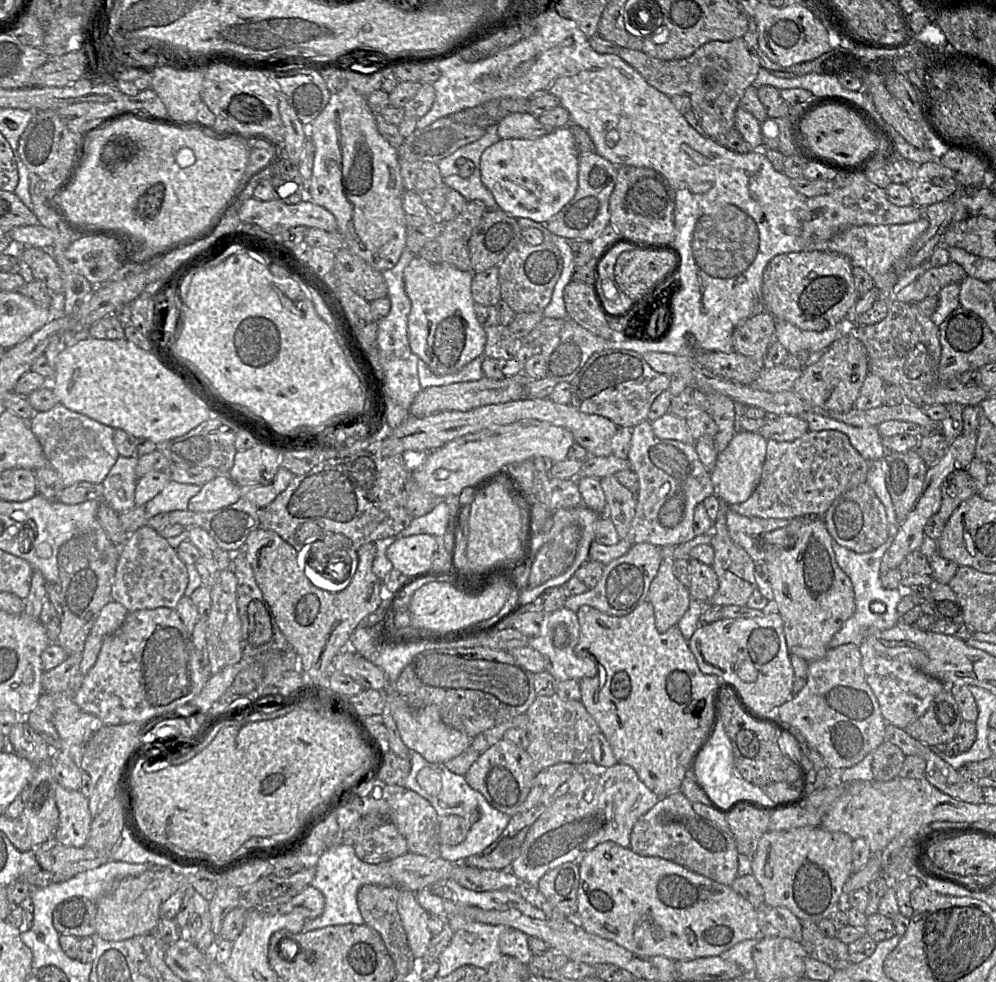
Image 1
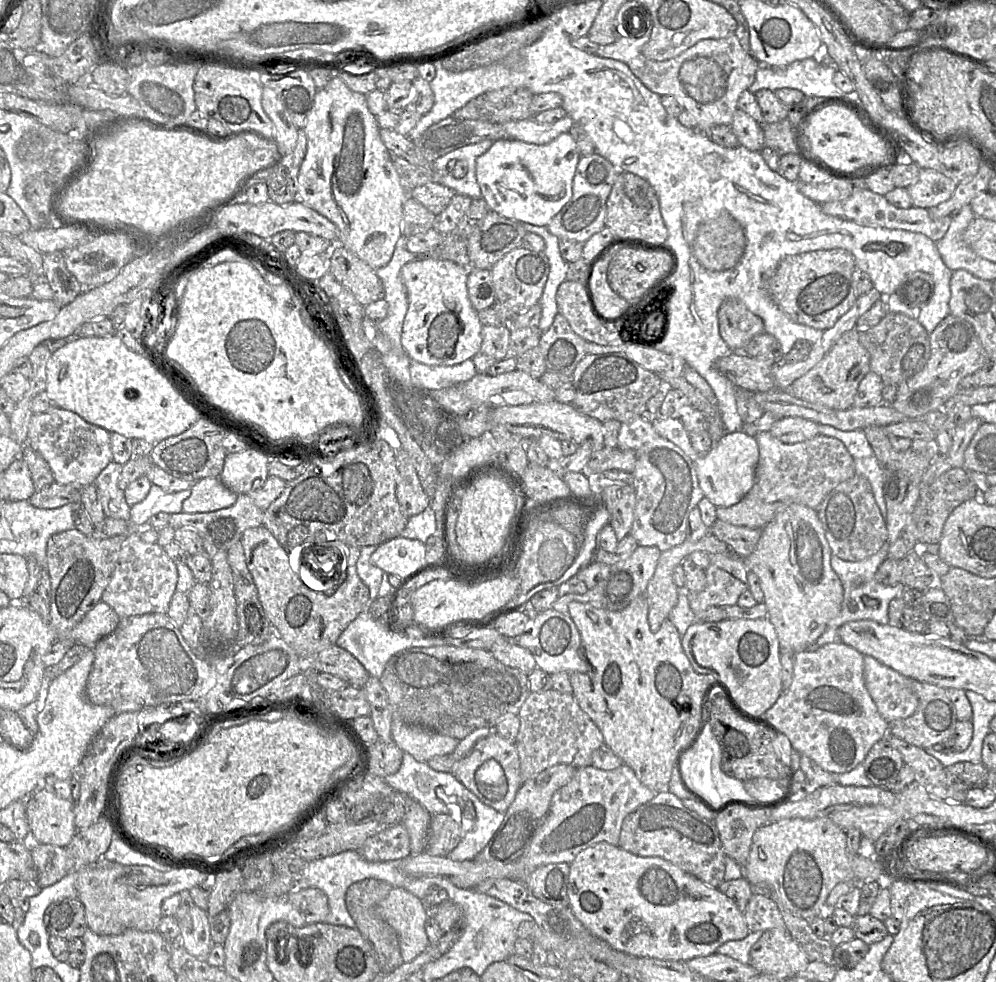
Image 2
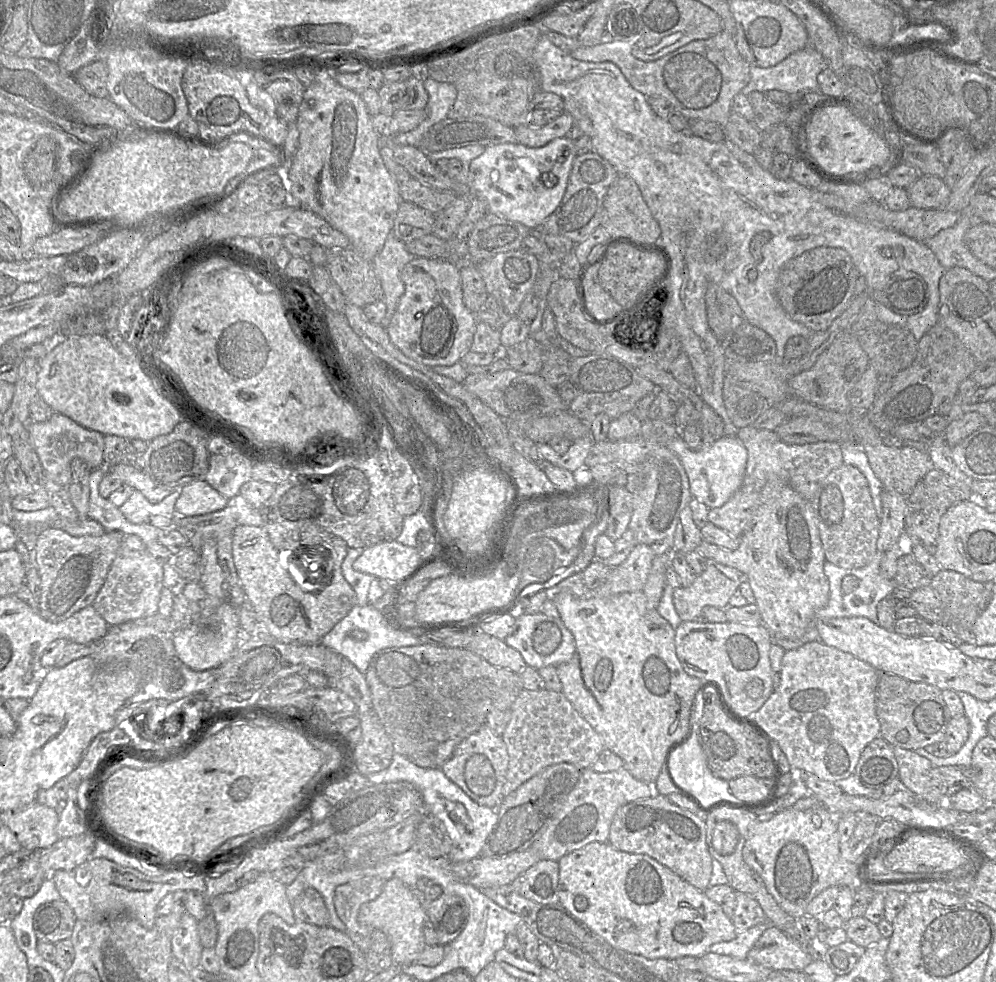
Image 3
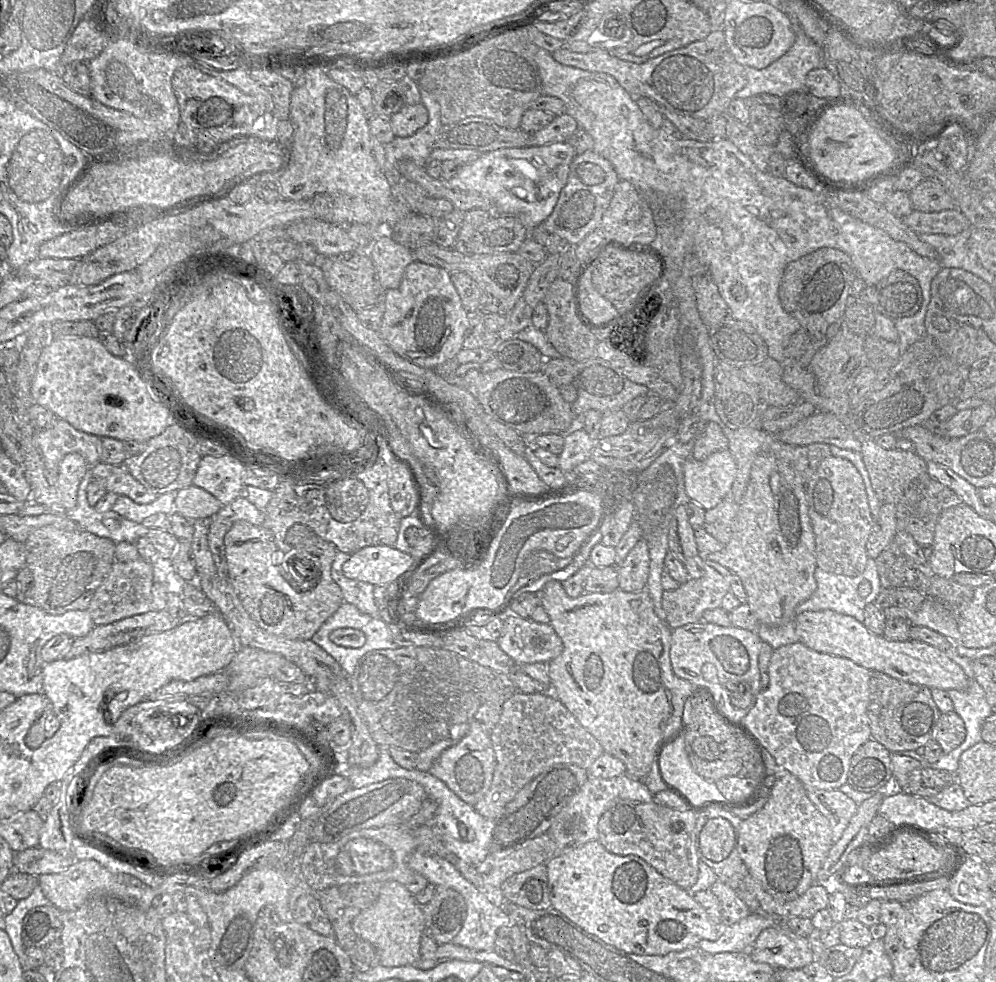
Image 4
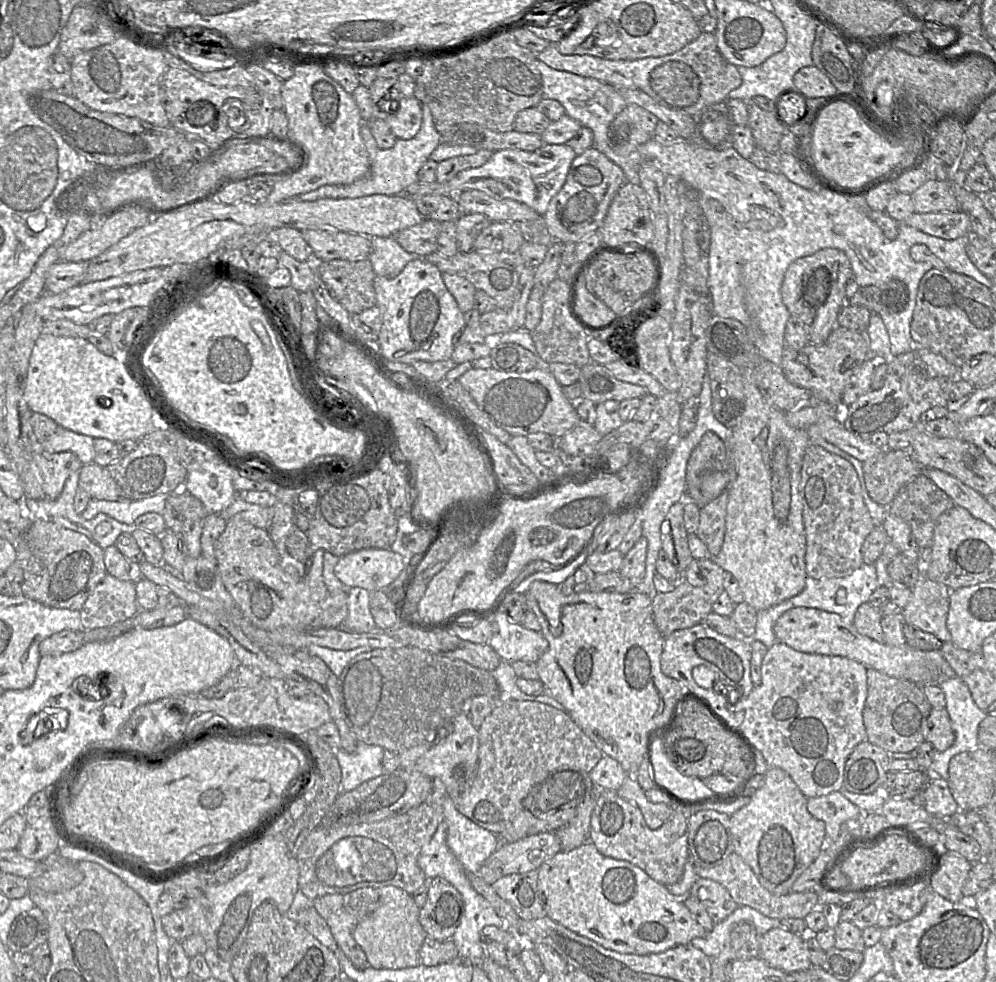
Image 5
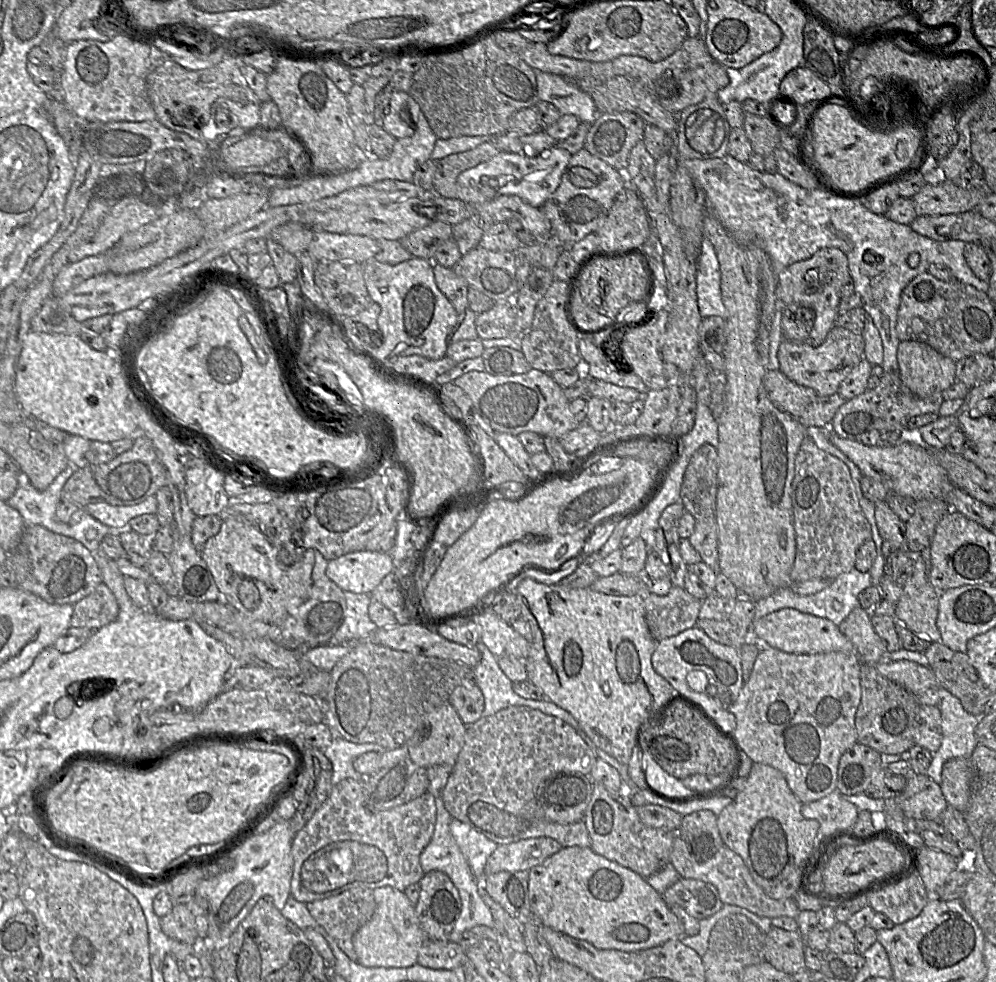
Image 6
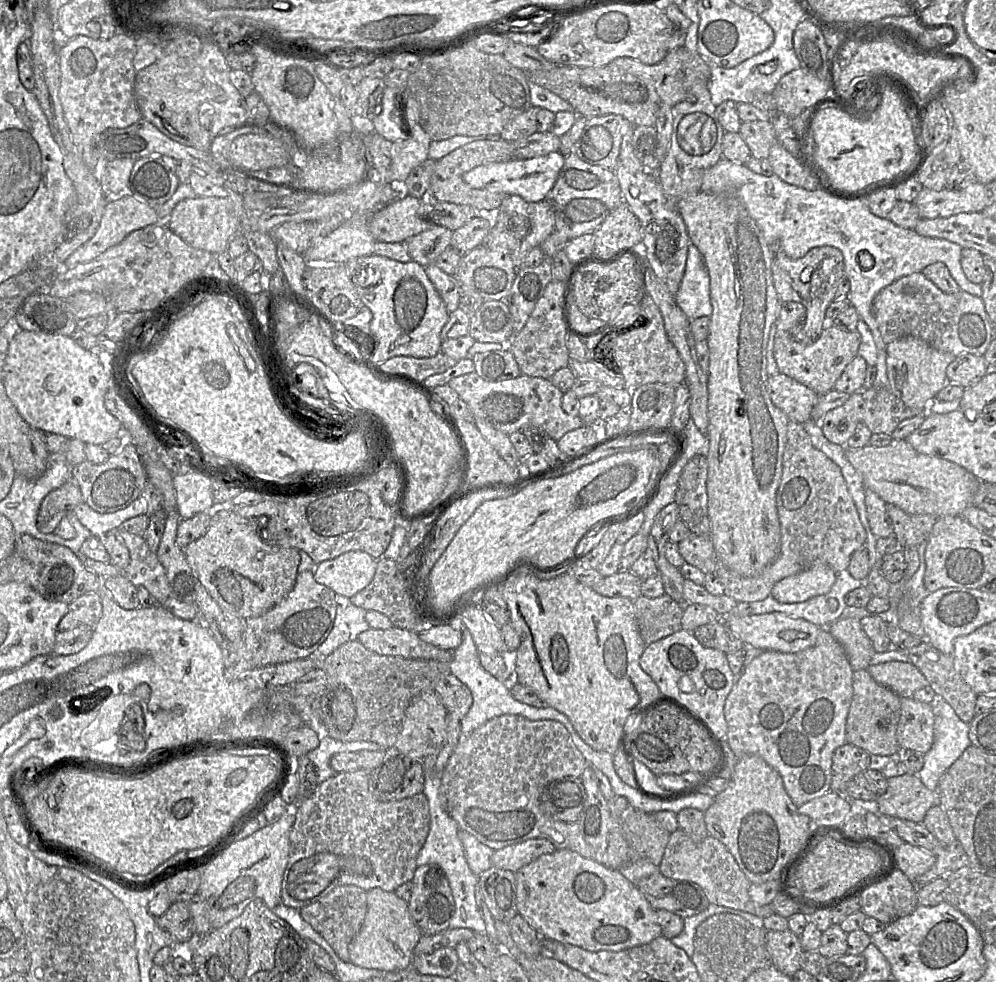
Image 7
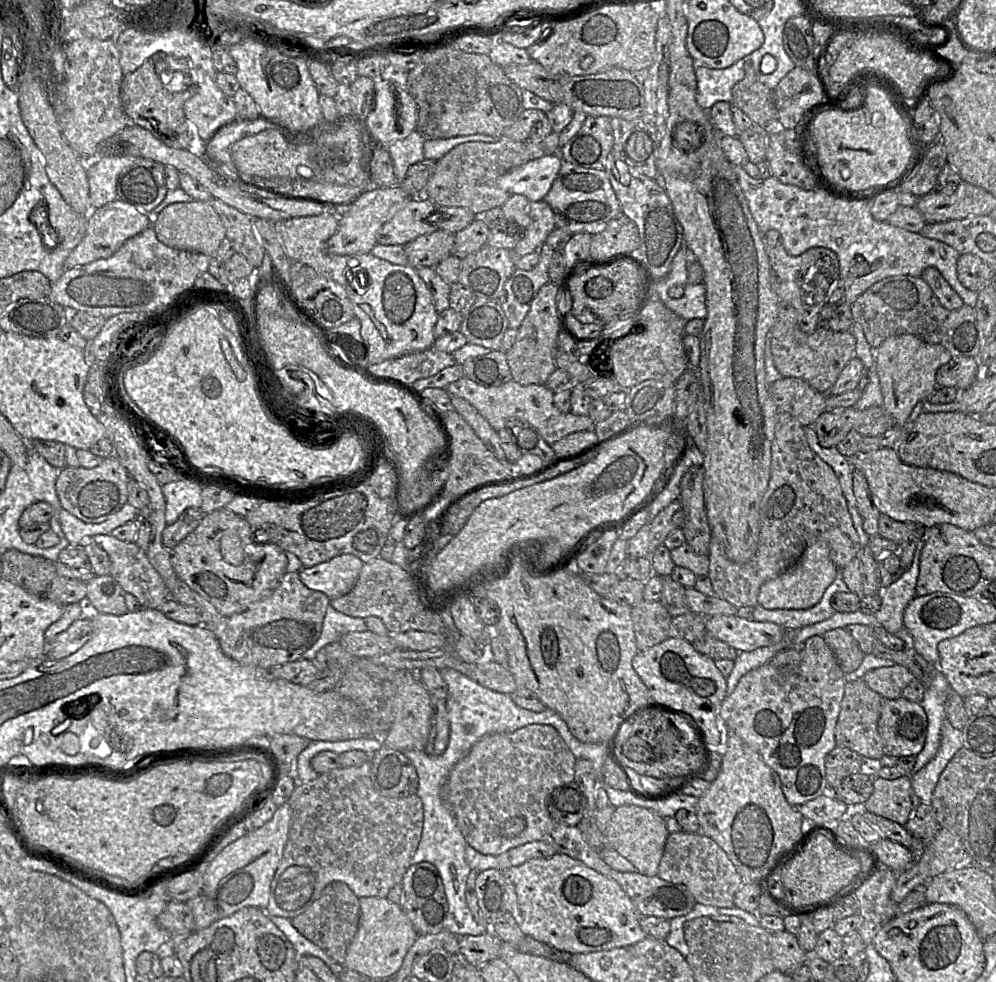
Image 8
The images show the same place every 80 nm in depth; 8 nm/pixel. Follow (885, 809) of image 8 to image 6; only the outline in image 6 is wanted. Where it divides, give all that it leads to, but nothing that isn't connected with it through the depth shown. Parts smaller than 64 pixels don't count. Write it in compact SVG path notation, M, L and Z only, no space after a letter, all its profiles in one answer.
M906 775L907 783L900 795L893 801L907 818L939 820L949 806L940 784L927 775Z

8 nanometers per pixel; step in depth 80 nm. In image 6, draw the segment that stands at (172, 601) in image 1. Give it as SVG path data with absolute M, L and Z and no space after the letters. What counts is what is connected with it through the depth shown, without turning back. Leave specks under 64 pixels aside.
M101 582L93 592L73 605L70 627L96 631L113 622L118 613L119 606L114 594Z

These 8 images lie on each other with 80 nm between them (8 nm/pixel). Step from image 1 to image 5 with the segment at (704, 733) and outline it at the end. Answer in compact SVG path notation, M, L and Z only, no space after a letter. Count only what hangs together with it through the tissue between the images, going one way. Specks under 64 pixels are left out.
M543 580L533 581L525 594L528 610L536 616L540 632L548 643L546 651L536 661L545 693L564 706L604 756L613 758L628 776L634 776L644 758L648 757L651 738L668 727L688 692L679 681L661 671L660 657L665 637L654 623L651 599L640 591L620 594L585 590L565 595L558 585Z

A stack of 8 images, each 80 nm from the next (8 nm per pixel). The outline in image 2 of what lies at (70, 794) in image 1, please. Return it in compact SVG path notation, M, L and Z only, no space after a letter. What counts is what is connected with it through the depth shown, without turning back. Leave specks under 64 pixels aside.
M38 787L26 799L26 820L33 844L66 847L77 832L74 803Z

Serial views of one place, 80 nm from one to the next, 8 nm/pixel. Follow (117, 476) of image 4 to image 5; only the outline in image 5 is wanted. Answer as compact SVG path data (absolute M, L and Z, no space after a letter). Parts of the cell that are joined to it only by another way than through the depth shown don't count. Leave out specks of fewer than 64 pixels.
M94 462L83 465L79 470L78 490L87 492L92 499L120 500L119 488L106 466Z

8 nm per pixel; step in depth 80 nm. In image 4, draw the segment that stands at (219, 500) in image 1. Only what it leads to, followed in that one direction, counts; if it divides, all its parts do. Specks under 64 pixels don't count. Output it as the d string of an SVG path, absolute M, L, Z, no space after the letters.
M193 484L178 490L174 499L174 511L190 520L210 519L222 507L211 493Z

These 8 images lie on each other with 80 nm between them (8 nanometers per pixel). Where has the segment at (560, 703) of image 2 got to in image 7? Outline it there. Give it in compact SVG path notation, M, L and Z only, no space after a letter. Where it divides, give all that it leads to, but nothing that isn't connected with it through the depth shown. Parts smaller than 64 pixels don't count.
M505 714L487 721L485 724L473 730L468 735L462 736L460 731L460 740L454 748L453 753L451 754L450 759L441 774L441 802L446 811L456 822L459 829L474 836L480 843L486 845L494 851L530 839L546 839L553 844L555 850L570 850L584 858L593 860L593 853L590 851L588 845L586 844L578 823L555 821L547 816L541 807L541 794L547 785L566 777L580 777L588 765L590 764L576 748L569 732L561 723L554 720L532 721L521 716Z

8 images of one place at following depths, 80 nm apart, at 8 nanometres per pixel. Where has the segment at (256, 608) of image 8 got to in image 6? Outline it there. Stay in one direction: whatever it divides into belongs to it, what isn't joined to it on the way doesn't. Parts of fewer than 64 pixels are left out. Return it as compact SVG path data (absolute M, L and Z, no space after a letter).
M315 549L311 595L294 612L291 612L281 625L277 625L281 628L281 642L276 644L303 651L330 643L344 620L346 600L344 591L326 575L327 565L328 560Z

